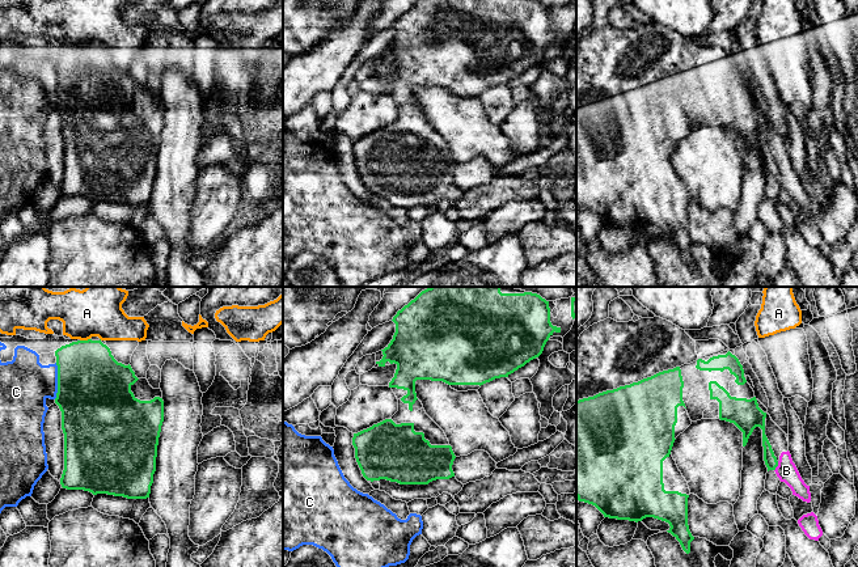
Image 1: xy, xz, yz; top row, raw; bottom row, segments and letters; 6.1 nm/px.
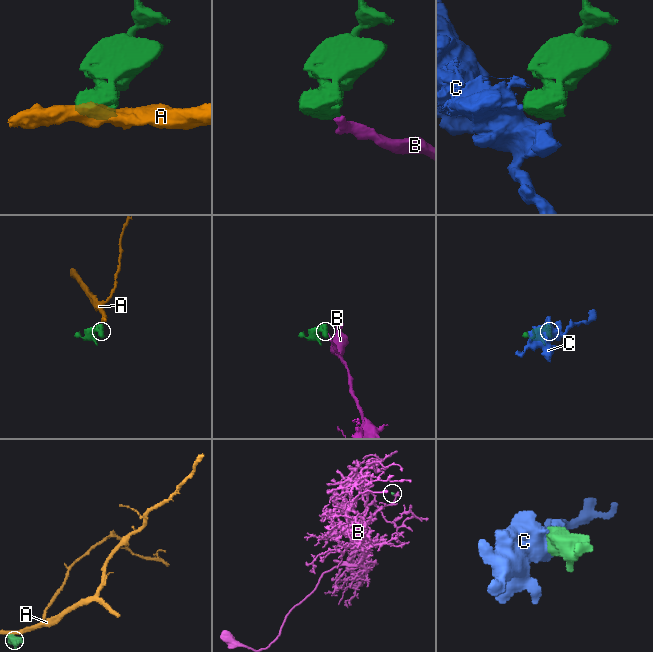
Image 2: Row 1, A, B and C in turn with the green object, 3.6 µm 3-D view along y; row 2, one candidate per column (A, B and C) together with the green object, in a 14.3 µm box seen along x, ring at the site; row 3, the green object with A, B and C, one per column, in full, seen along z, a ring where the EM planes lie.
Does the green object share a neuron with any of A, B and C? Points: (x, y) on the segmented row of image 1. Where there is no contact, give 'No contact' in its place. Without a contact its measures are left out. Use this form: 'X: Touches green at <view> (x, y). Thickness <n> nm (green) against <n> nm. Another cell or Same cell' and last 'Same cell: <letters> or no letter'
A: Touches green at xy (84, 341). Thickness 400 nm (green) against 300 nm. Another cell
B: Touches green at yz (777, 465). Thickness 80 nm (green) against 130 nm. Same cell
C: Touches green at xy (58, 381). Thickness 460 nm (green) against 320 nm. Another cell
Same cell: B

